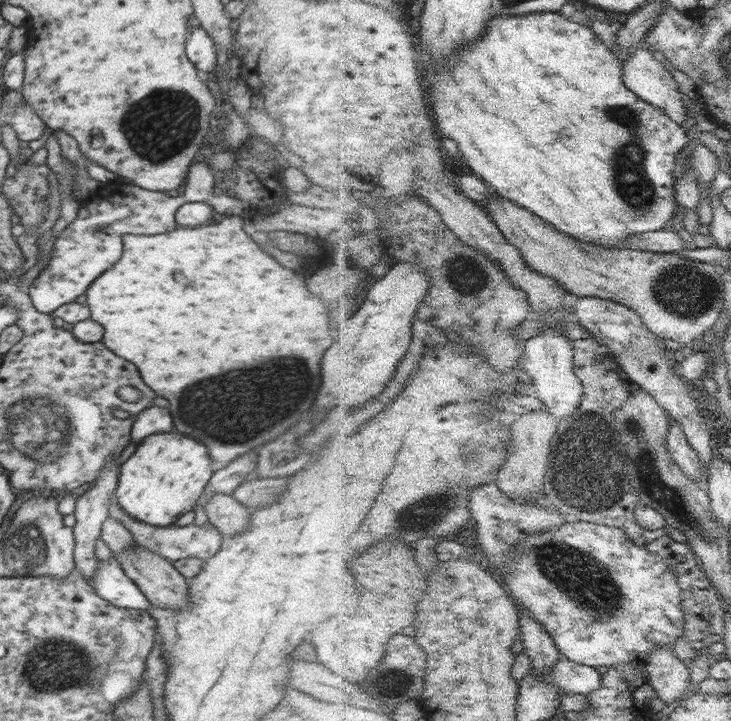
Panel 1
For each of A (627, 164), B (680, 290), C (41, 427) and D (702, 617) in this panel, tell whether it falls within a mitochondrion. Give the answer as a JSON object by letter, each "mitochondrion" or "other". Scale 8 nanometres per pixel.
{"A":"mitochondrion","B":"mitochondrion","C":"mitochondrion","D":"other"}

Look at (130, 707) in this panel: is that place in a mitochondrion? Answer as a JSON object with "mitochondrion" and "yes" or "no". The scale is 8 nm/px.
{"mitochondrion":"no"}

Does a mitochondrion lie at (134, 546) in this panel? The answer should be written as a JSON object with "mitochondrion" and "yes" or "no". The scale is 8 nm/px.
{"mitochondrion":"no"}

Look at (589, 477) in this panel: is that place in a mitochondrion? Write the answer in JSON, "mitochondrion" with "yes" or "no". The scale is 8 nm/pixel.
{"mitochondrion":"yes"}

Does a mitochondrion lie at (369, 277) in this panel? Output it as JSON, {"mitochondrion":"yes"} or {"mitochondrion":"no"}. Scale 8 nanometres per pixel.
{"mitochondrion":"no"}

